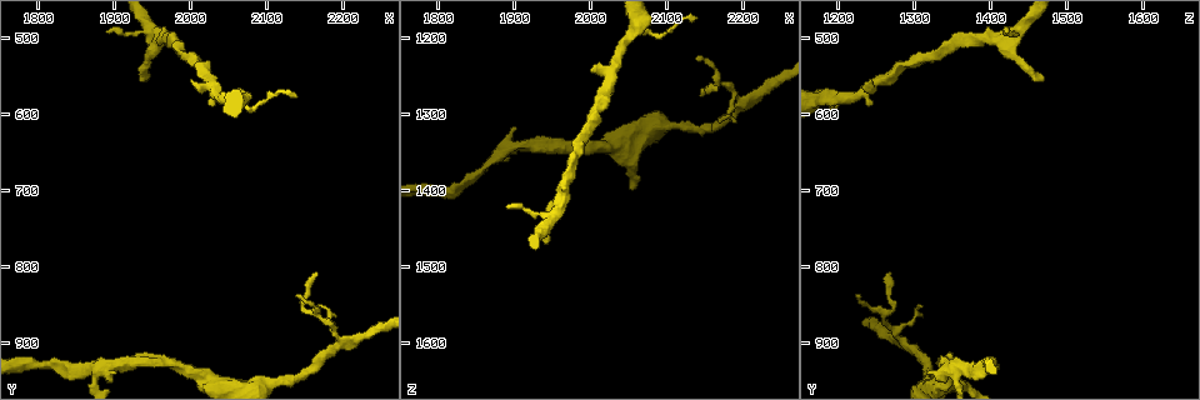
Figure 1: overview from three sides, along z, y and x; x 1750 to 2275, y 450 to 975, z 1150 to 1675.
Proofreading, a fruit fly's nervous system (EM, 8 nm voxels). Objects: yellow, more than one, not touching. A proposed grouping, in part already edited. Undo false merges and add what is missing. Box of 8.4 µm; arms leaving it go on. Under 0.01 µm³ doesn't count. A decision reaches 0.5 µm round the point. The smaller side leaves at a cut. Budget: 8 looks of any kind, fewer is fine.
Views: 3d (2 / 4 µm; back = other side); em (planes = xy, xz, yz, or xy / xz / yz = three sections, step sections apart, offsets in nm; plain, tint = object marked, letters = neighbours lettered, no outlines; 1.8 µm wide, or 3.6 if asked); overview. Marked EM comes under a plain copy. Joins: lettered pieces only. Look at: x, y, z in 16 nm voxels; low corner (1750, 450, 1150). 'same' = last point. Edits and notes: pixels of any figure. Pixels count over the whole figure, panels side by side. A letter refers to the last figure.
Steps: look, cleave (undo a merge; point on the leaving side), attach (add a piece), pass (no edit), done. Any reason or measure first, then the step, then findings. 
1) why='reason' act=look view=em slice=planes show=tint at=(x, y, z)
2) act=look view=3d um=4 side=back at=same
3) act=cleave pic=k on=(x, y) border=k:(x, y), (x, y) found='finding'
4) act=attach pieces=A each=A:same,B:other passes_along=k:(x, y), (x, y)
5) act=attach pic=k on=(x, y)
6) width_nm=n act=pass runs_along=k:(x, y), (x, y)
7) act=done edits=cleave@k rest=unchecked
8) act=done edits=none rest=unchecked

why='branch stops here' act=look view=em slice=xy step=8 show=tint at=(1945, 555, 1470)

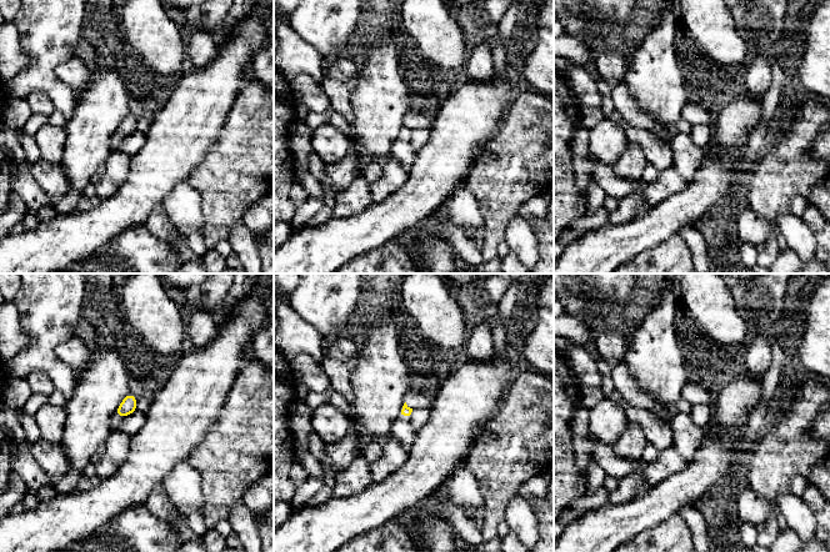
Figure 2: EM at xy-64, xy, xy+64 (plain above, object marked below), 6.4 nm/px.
why='cut it another way' act=look view=em slice=planes show=tint at=same

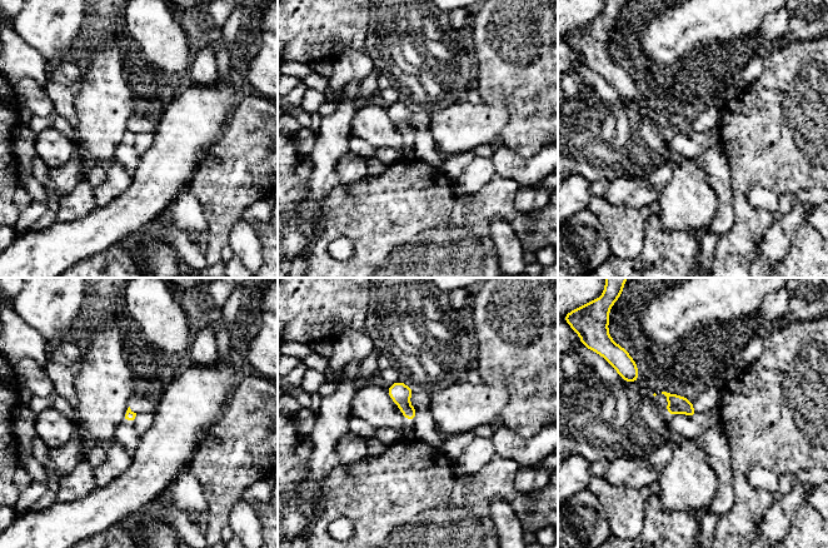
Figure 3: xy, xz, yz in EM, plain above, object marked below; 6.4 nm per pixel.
act=look view=em slice=planes show=letters at=same

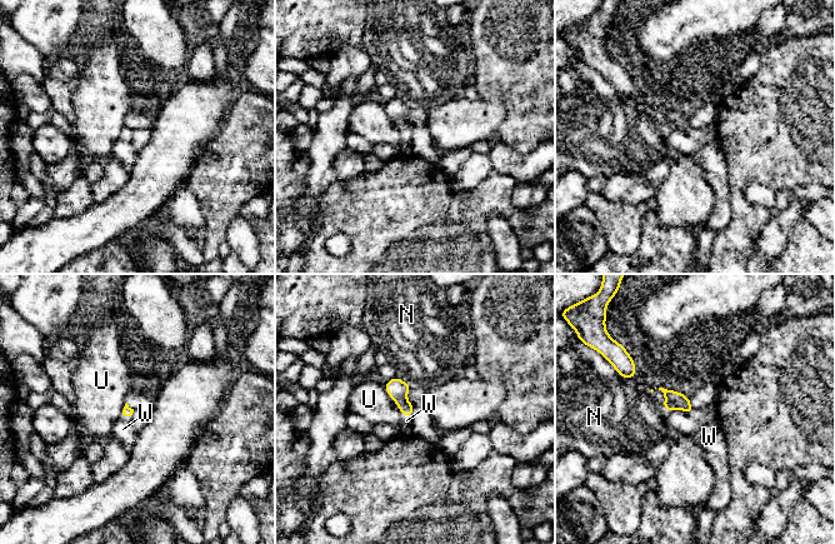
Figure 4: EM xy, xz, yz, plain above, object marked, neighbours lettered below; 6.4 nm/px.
longest_contact=U:240nm act=attach pieces=W each=N:other,U:other,W:same passes_along=4:(128, 412), (126, 415), (123, 429) found='the cell continues'

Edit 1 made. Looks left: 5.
why='redraw' act=look view=overview

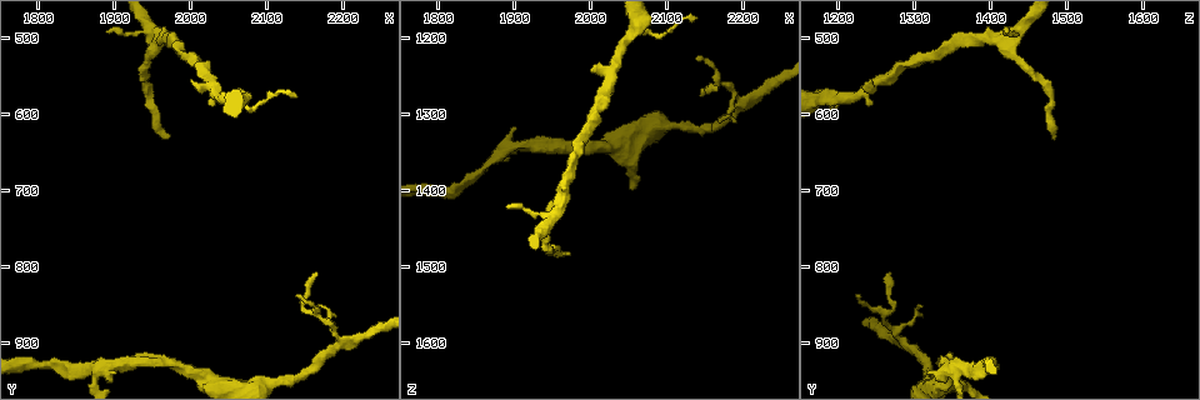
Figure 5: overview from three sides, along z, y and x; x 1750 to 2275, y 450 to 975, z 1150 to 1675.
why='branch stops here' act=look view=em slice=xz step=16 show=letters at=(2000, 555, 1240)

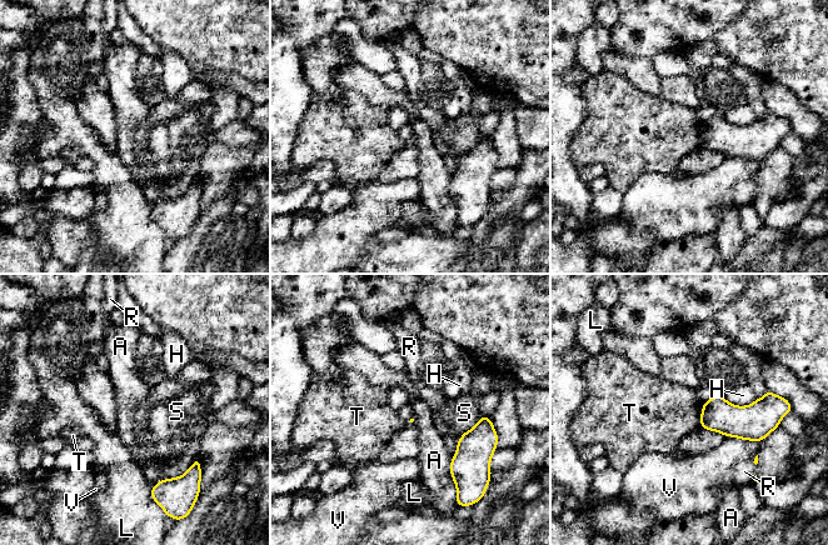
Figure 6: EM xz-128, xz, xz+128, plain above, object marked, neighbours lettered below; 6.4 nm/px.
act=look view=em slice=planes show=letters at=same

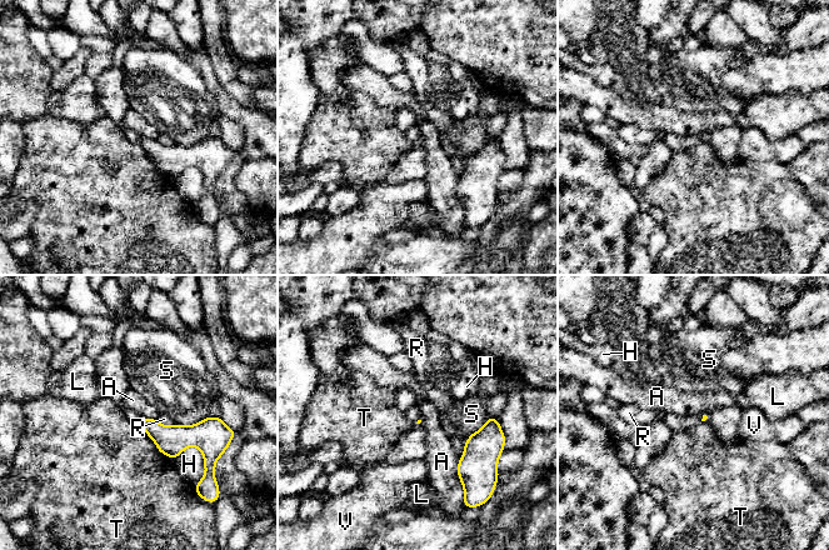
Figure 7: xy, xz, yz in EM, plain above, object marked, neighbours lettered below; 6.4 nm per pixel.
longest_contact=T:320nm act=pass each=A:other,H:other,L:other,R:other,S:other,T:other,V:other border=7:(458, 459), (458, 479), (464, 489) found='no lettered piece goes on from it'

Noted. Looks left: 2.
why='sharp bend' act=look view=em slice=xz step=4 show=tint at=(1880, 930, 1355)

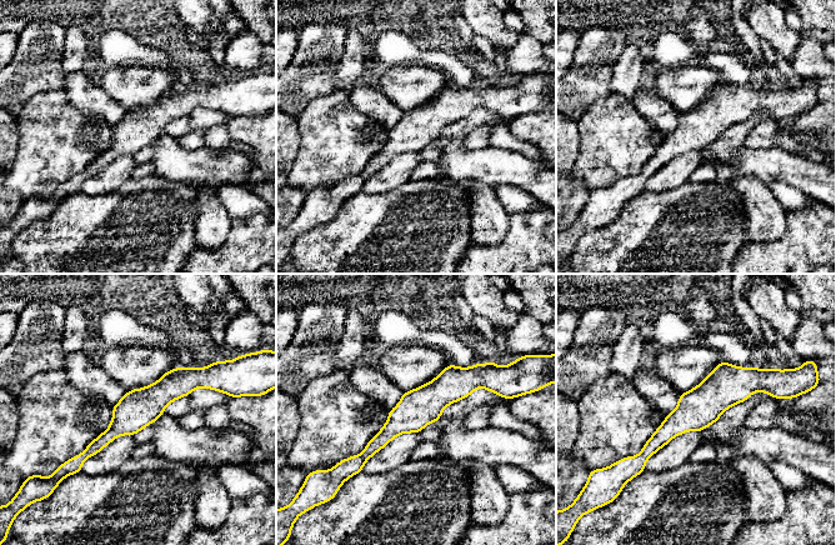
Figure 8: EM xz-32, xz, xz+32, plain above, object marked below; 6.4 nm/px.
why='another direction' act=look view=em slice=planes show=letters at=same

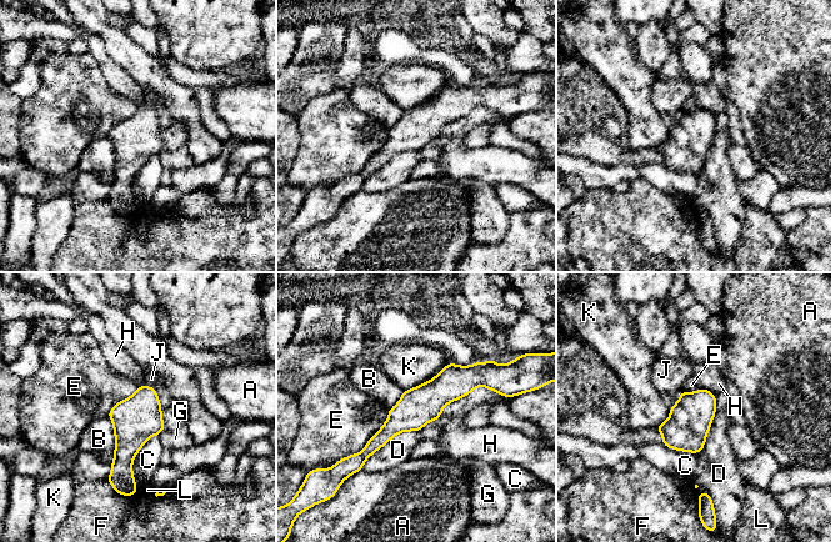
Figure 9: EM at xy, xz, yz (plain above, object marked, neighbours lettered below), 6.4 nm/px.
act=pass each=A:other,B:other,C:other,D:other,E:other,F:other,G:other,H:other,J:other,K:other,L:other border=9:(389, 410), (365, 446), (343, 458) found='one cell here'

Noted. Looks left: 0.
act=done edits=attach@4 rest=unchecked

